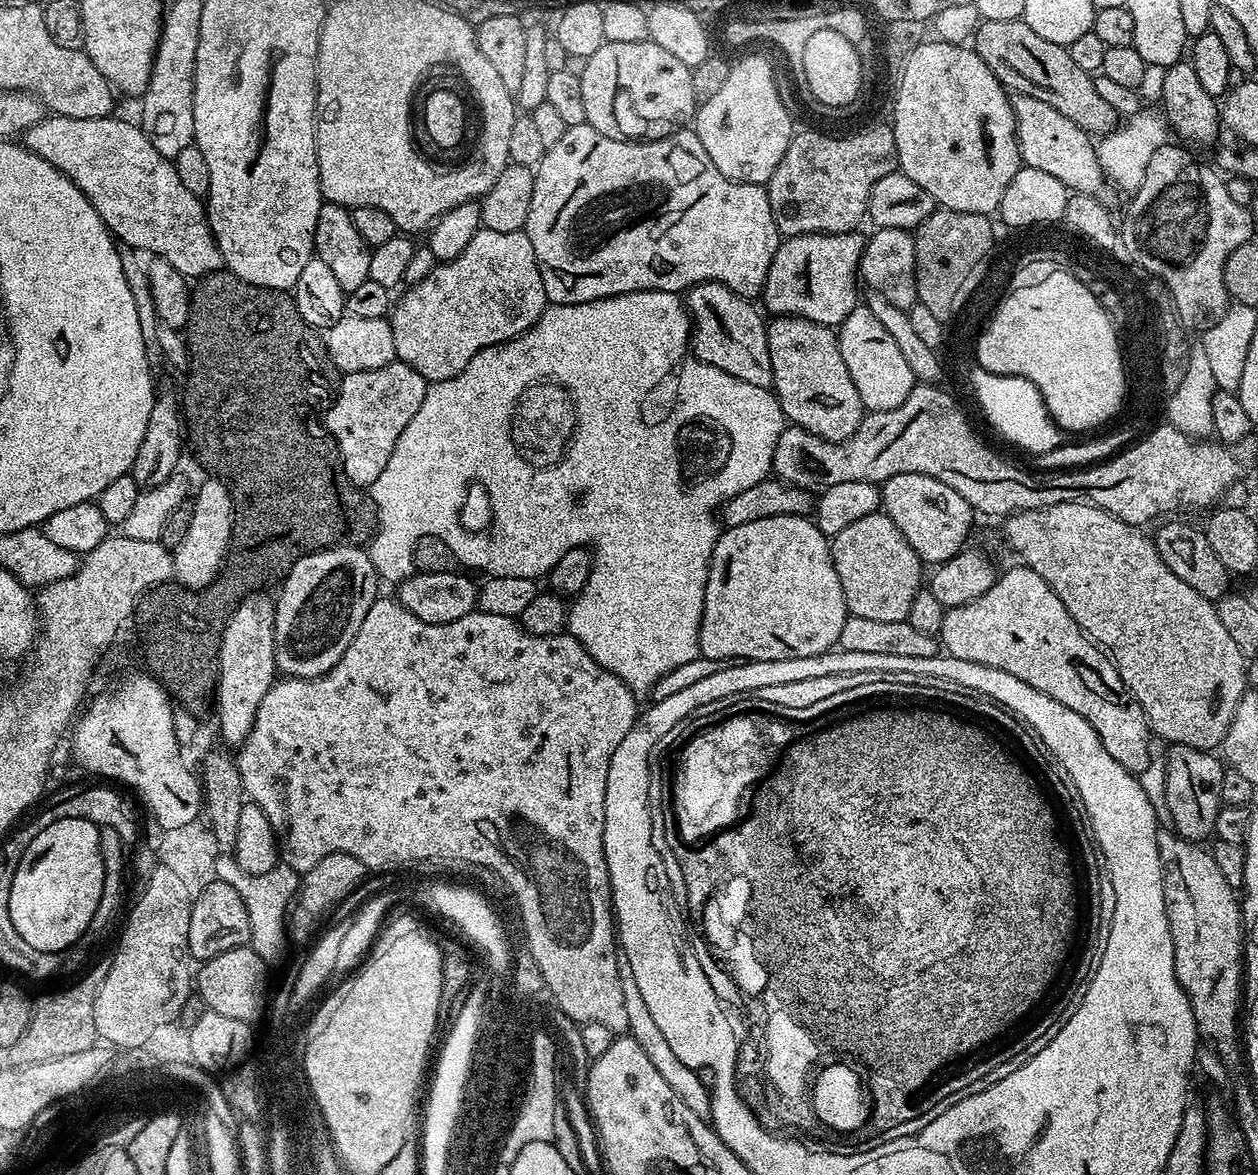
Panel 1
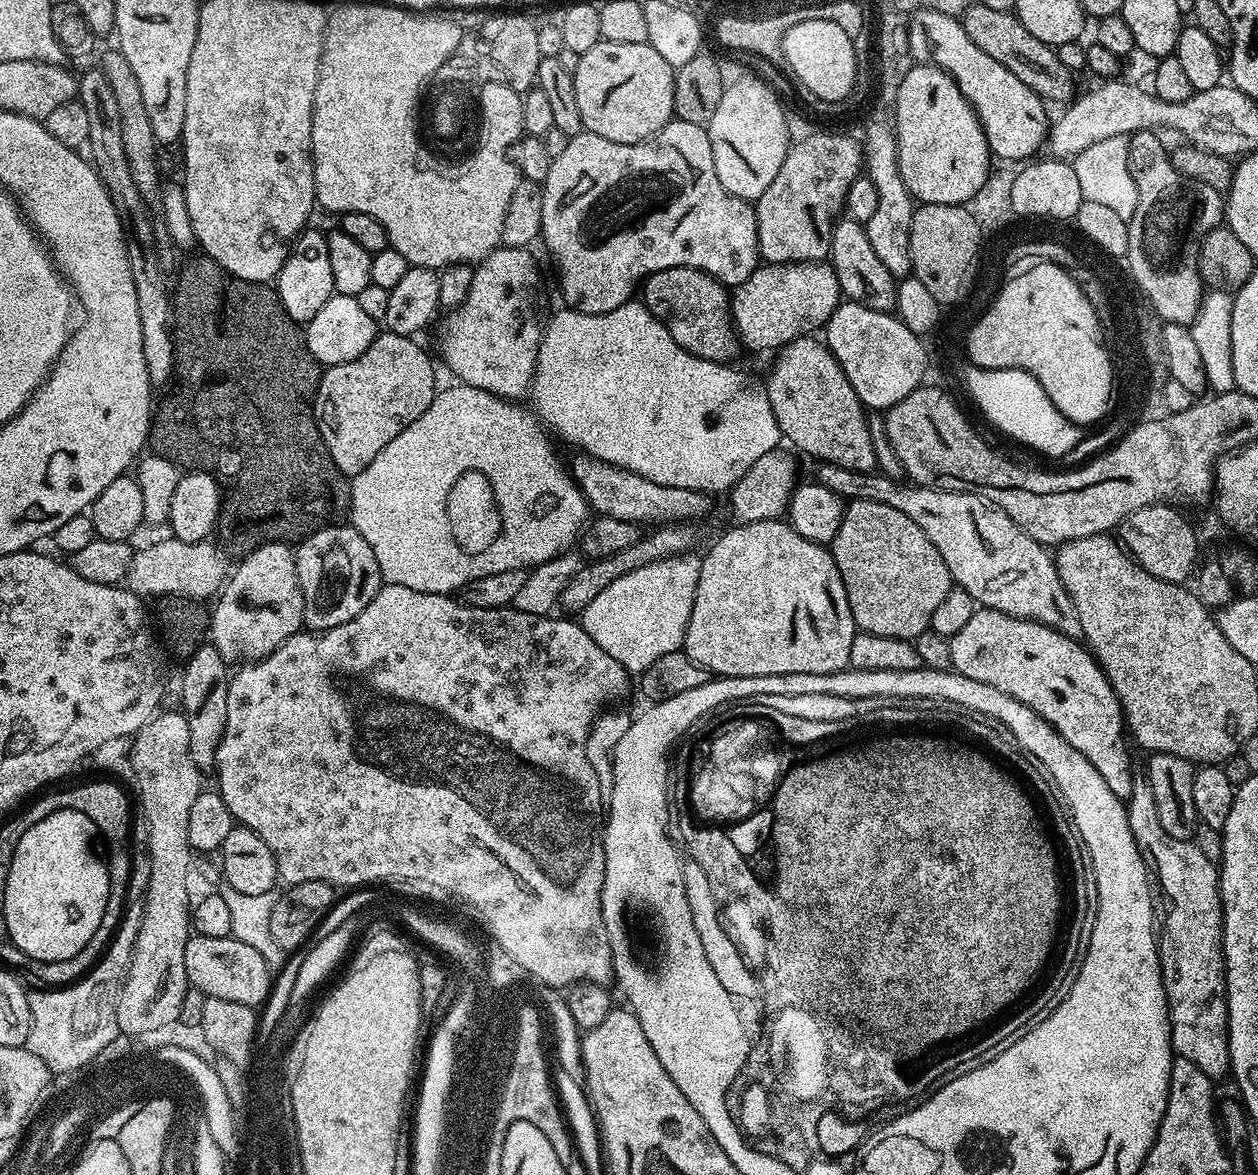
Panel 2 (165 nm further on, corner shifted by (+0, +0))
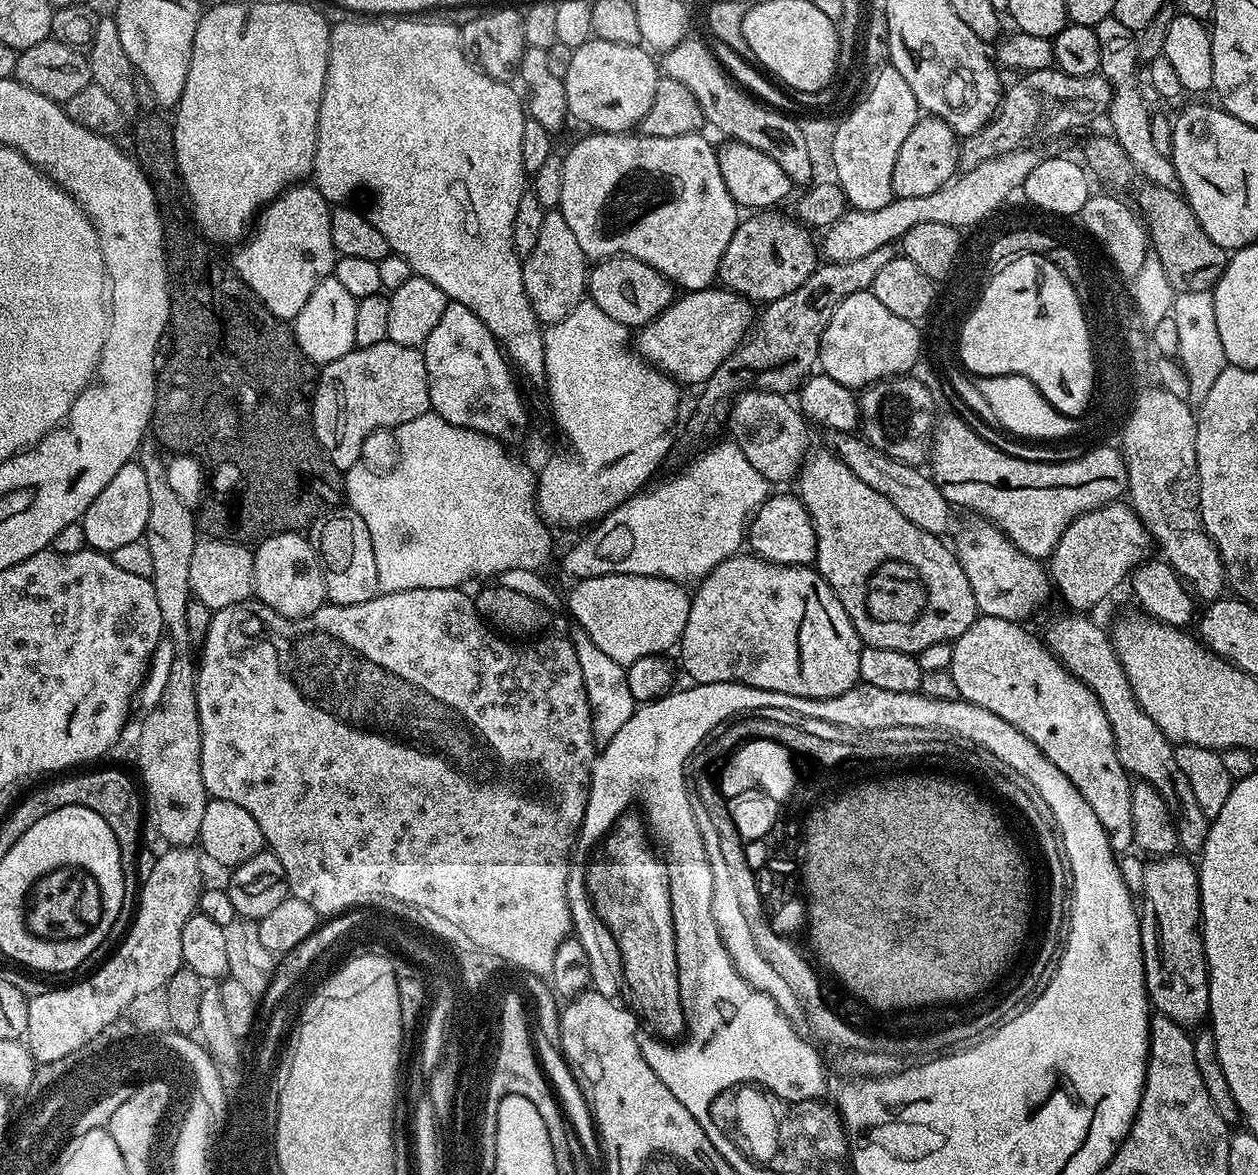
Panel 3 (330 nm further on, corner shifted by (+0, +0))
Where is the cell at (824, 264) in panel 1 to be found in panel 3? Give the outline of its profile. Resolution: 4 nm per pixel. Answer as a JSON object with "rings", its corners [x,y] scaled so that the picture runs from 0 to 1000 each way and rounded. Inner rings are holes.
{"rings":[[[575,243],[559,245],[554,249],[544,249],[541,253],[535,254],[529,264],[526,264],[517,274],[508,280],[504,286],[504,296],[516,310],[522,312],[526,317],[531,317],[535,323],[541,328],[554,327],[559,329],[563,323],[580,305],[580,301],[586,294],[591,293],[596,280],[599,276],[599,260],[585,249],[579,249]]]}

